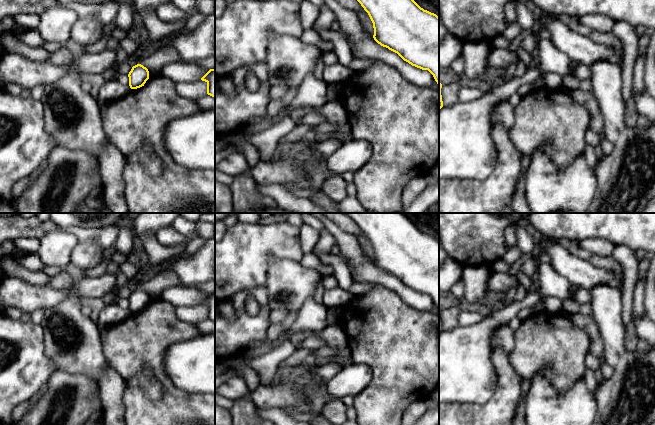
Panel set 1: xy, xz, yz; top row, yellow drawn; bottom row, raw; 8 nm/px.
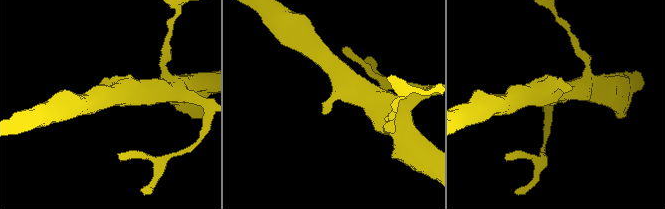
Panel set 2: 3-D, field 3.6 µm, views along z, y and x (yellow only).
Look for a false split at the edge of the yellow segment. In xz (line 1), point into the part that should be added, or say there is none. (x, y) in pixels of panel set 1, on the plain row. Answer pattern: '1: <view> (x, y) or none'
1: none

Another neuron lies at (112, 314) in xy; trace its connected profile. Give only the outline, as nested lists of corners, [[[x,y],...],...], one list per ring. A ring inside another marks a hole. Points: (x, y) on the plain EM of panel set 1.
[[[111,303],[101,311],[96,322],[99,328],[105,328],[117,324],[131,314],[130,310],[122,309],[118,304]]]

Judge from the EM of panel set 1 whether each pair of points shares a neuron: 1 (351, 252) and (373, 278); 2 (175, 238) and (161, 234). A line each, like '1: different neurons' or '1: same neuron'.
1: same neuron
2: same neuron

